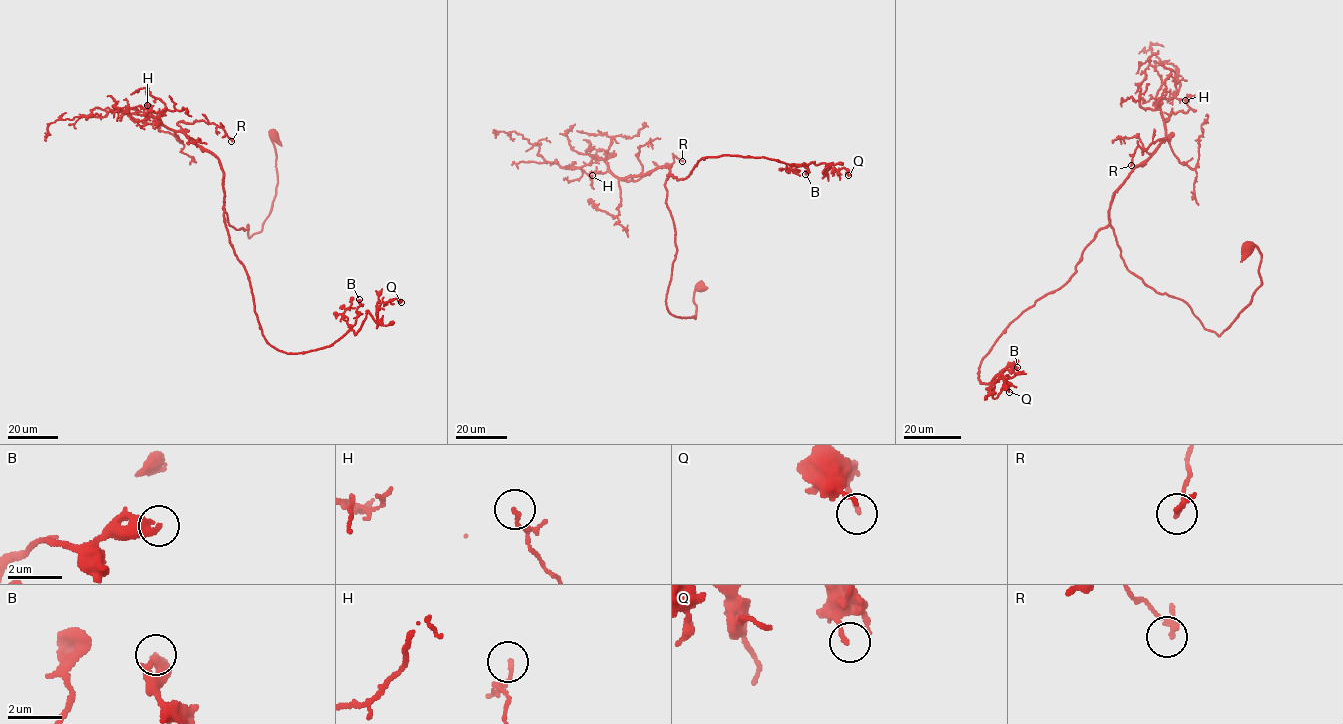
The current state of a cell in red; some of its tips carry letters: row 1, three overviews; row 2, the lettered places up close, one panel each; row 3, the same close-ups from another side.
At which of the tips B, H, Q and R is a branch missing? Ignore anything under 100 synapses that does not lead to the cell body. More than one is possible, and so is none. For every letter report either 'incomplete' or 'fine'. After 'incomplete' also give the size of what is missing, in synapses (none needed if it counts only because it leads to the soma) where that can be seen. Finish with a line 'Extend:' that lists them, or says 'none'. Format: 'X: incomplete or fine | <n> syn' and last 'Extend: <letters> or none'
B: fine
H: fine
Q: fine
R: fine
Extend: none

